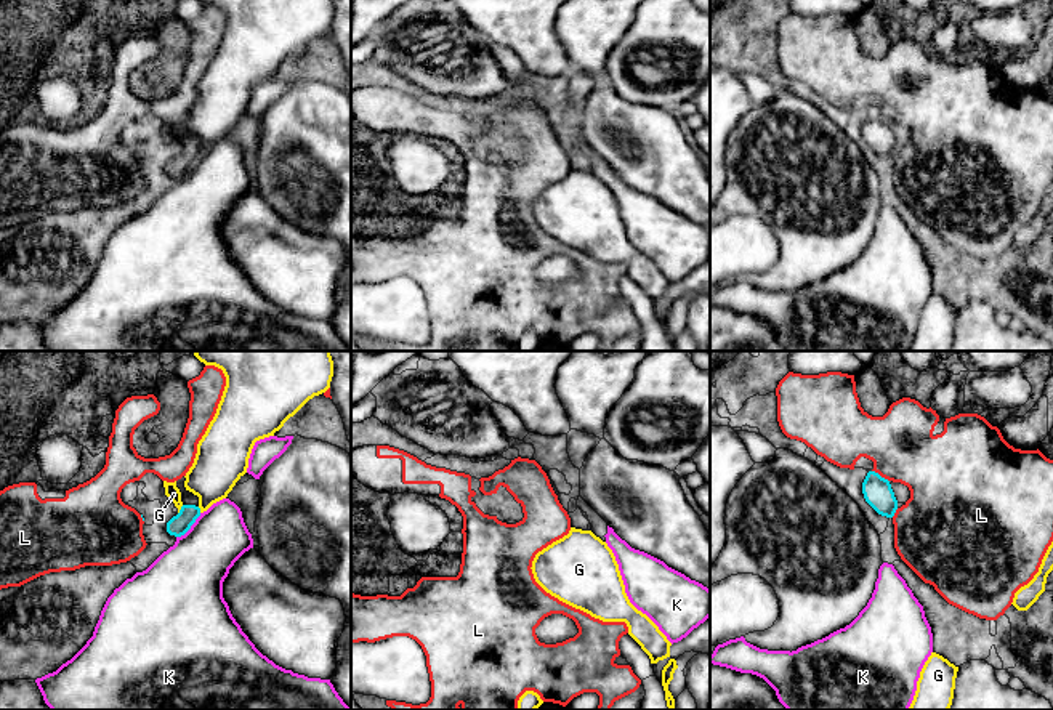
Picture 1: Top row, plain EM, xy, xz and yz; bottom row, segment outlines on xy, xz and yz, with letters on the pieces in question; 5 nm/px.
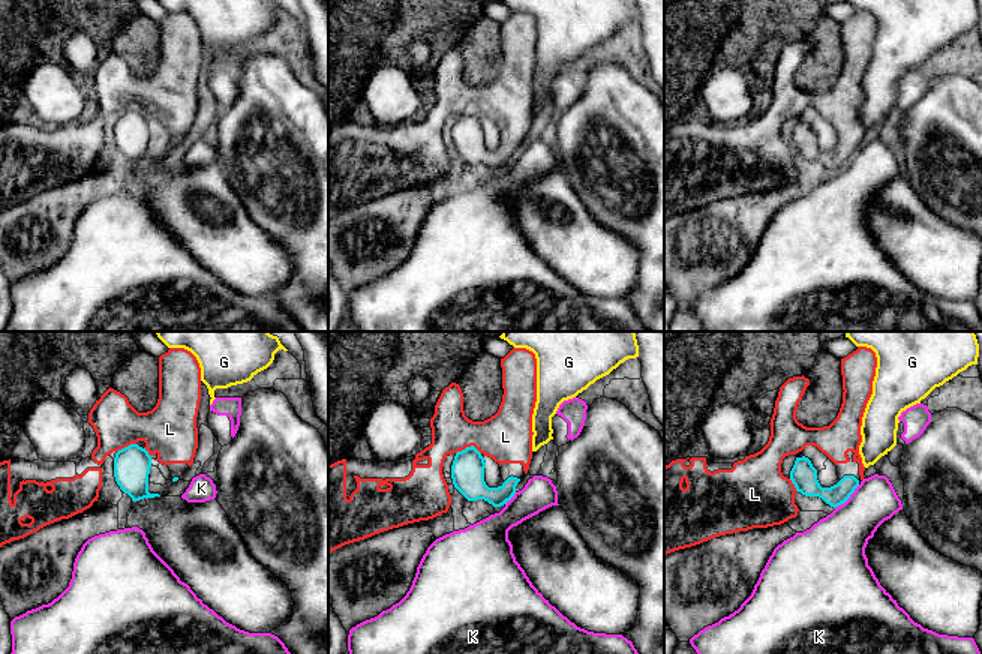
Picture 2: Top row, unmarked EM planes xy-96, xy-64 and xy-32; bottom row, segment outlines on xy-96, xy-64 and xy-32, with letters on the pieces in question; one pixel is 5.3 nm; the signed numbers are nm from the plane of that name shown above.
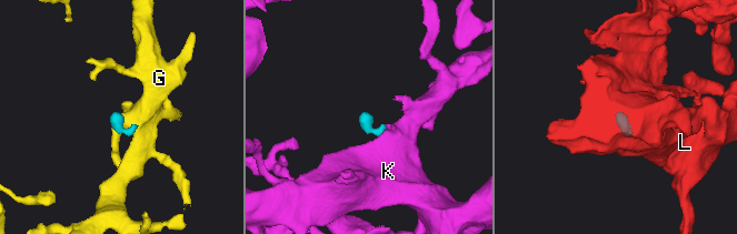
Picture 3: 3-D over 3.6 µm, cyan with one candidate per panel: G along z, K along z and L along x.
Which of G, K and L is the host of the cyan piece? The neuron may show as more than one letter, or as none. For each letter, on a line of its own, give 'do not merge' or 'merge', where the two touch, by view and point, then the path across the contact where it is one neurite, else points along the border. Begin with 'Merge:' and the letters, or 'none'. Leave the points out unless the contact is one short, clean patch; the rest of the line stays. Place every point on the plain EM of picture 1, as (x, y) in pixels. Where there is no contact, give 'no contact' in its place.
Merge: L
G: do not merge; contact xy (180, 151); border xy (183, 146), (178, 154)
K: do not merge; contact xy (189, 169); border xy (201, 154), (177, 178)
L: merge; contact yz (879, 116)

